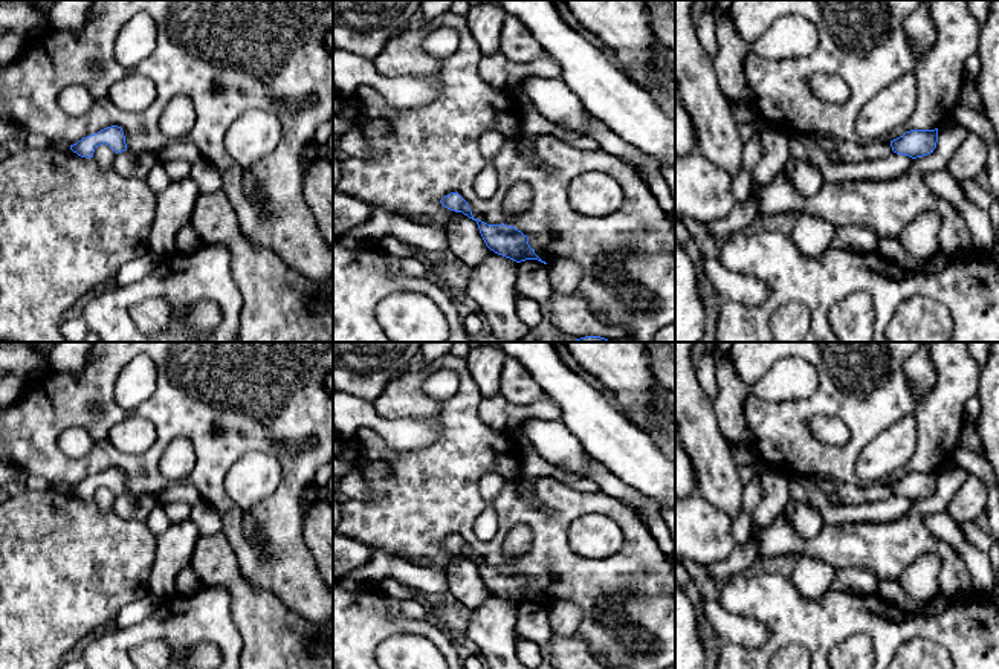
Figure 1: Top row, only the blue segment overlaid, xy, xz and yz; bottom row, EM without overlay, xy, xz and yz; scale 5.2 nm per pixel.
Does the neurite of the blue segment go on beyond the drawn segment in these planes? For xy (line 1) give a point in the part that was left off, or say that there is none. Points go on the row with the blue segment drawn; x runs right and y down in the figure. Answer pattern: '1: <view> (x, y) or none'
1: none

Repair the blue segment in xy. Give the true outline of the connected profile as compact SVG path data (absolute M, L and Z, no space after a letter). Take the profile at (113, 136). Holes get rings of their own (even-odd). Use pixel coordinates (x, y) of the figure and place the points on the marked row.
M118 125L107 127L95 134L82 137L70 145L70 150L87 159L93 157L95 148L102 144L108 145L116 154L127 150L124 131Z

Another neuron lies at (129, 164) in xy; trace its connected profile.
M125 150L118 153L113 160L113 168L124 177L145 180L150 170L159 162L156 153L136 153Z

